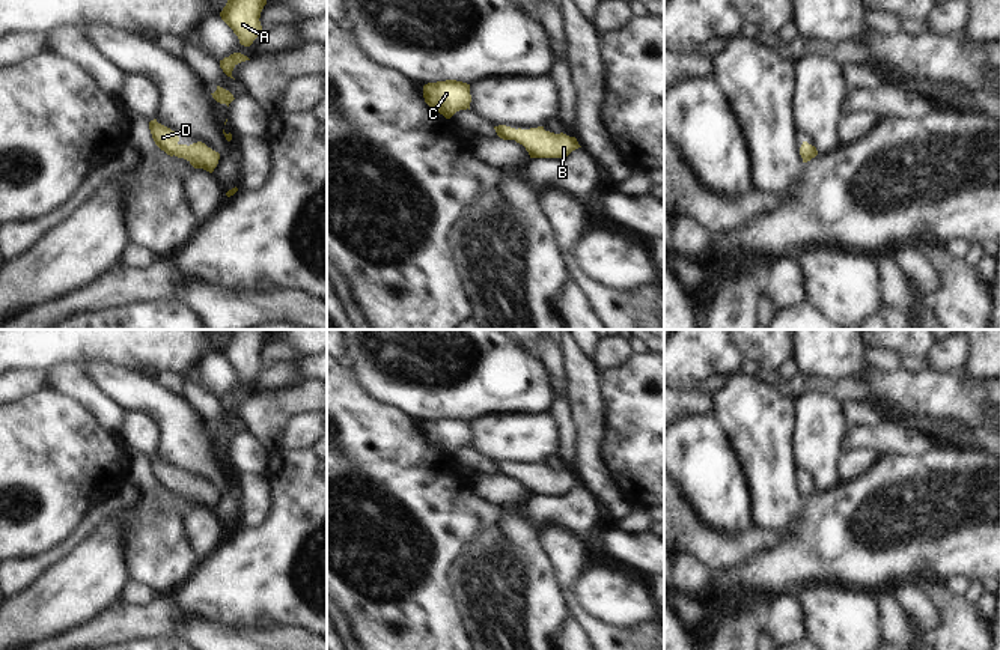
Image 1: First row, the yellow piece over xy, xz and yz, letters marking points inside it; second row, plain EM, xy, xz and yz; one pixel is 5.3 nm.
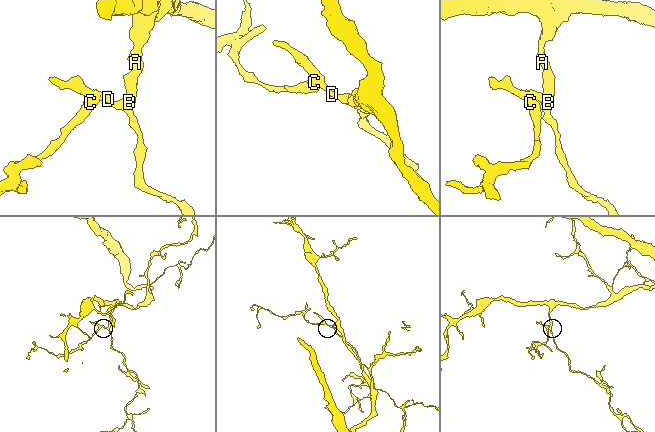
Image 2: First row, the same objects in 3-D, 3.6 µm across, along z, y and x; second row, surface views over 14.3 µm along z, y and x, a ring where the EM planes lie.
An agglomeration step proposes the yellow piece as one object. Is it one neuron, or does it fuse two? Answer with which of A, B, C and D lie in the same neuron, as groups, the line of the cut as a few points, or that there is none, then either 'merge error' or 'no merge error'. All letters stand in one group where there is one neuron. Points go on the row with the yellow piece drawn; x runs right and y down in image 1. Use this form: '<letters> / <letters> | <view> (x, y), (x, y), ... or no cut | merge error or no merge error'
A B C D | no cut | no merge error

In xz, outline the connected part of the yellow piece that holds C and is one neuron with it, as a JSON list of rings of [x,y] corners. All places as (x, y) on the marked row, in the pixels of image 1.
[[[456,80],[428,83],[423,98],[429,108],[450,119],[459,110],[470,110],[470,84]]]

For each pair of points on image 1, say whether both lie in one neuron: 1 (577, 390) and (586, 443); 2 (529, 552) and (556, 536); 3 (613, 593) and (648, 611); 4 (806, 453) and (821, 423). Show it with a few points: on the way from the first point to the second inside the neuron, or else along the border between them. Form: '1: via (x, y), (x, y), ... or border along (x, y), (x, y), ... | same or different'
1: via (586, 403), (586, 429) | same
2: border along (538, 531), (554, 578) | different
3: via (622, 601), (639, 607) | same
4: via (814, 446), (820, 440), (821, 431) | same

